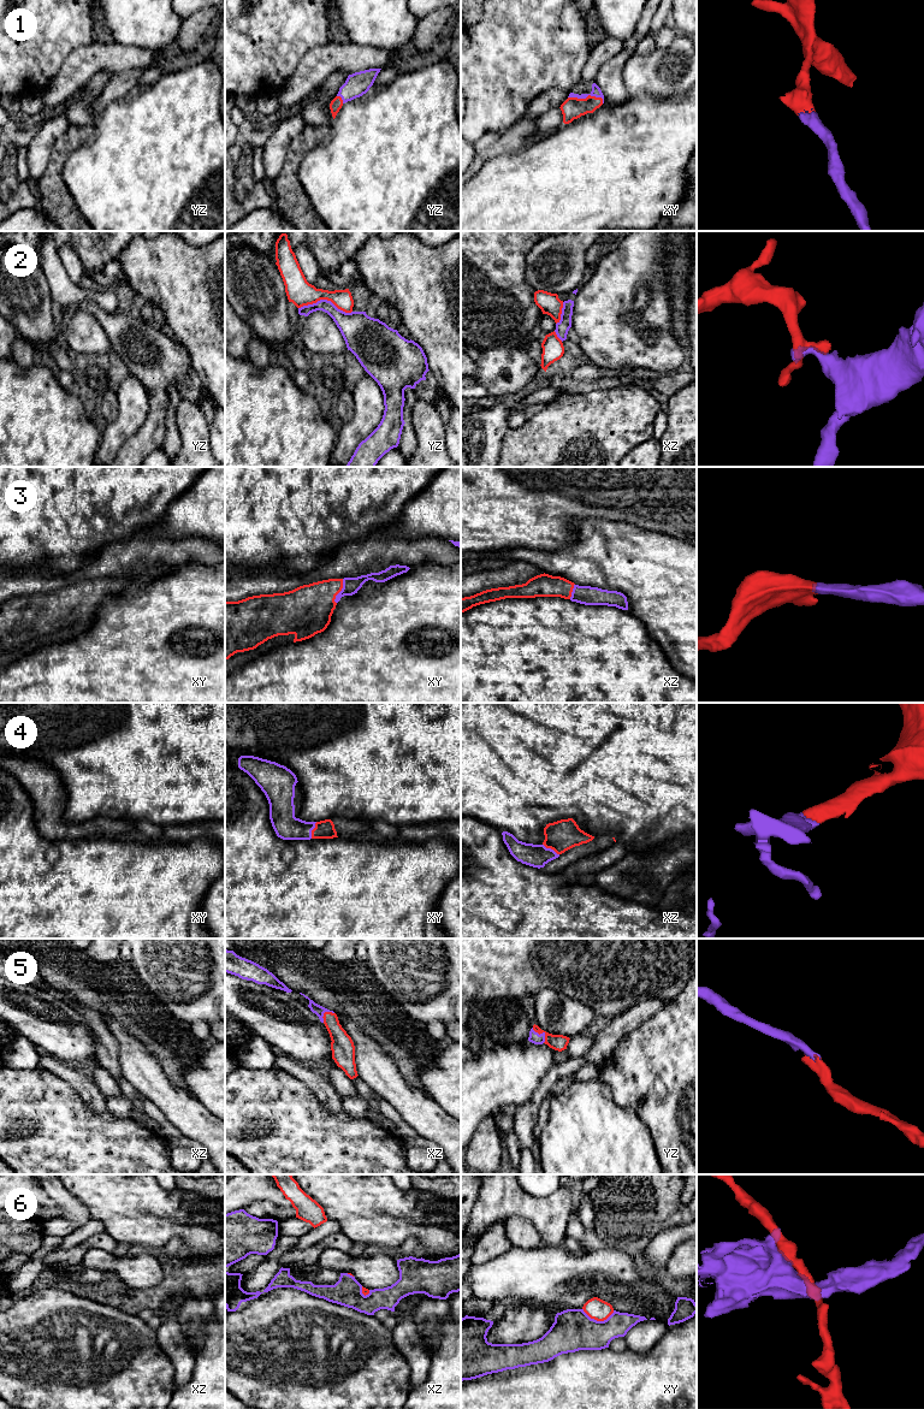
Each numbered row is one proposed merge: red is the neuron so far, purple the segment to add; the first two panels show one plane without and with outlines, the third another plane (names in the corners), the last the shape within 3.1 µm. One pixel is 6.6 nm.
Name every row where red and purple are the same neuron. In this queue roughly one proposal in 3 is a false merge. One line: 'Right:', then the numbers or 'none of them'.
Right: 1, 3, 4, 5

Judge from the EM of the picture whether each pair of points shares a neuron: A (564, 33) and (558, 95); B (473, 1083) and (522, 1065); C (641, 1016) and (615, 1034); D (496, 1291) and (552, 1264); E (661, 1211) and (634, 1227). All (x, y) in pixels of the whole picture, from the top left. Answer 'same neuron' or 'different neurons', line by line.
A: different neurons
B: same neuron
C: same neuron
D: same neuron
E: same neuron

